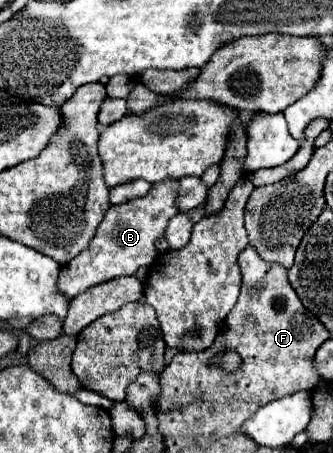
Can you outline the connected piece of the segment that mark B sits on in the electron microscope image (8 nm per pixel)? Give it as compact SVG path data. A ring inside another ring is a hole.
M168 179L162 183L152 185L152 193L138 197L136 201L112 205L102 223L98 225L88 249L84 249L78 257L74 257L68 265L64 265L60 273L60 289L72 299L78 293L94 287L98 283L110 281L120 275L134 275L140 267L152 265L158 251L154 247L156 239L164 235L164 229L176 213L178 201L178 179Z

